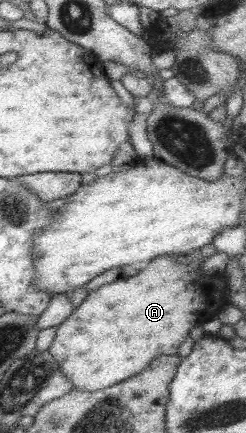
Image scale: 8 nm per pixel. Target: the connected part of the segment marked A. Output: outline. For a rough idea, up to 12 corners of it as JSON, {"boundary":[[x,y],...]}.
{"boundary":[[198,252],[90,291],[47,354],[78,392],[118,384],[216,316]]}

